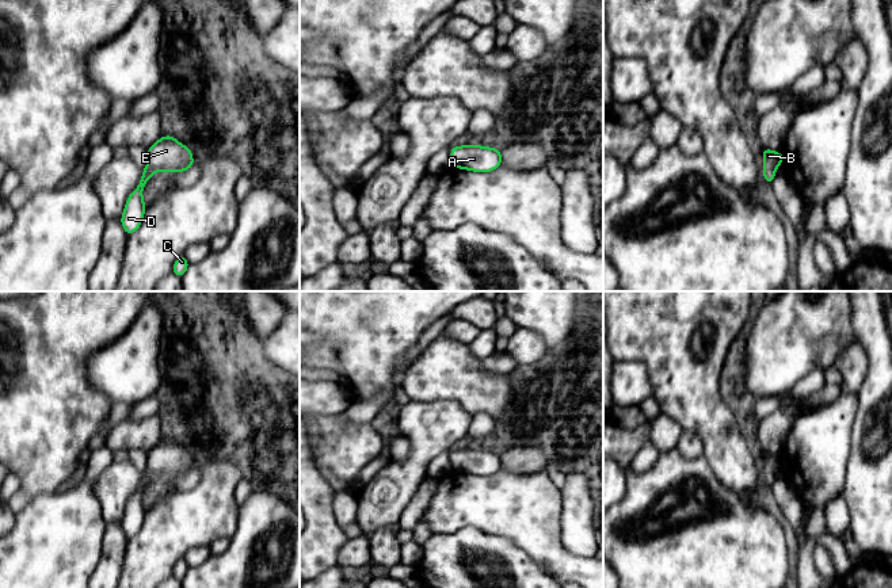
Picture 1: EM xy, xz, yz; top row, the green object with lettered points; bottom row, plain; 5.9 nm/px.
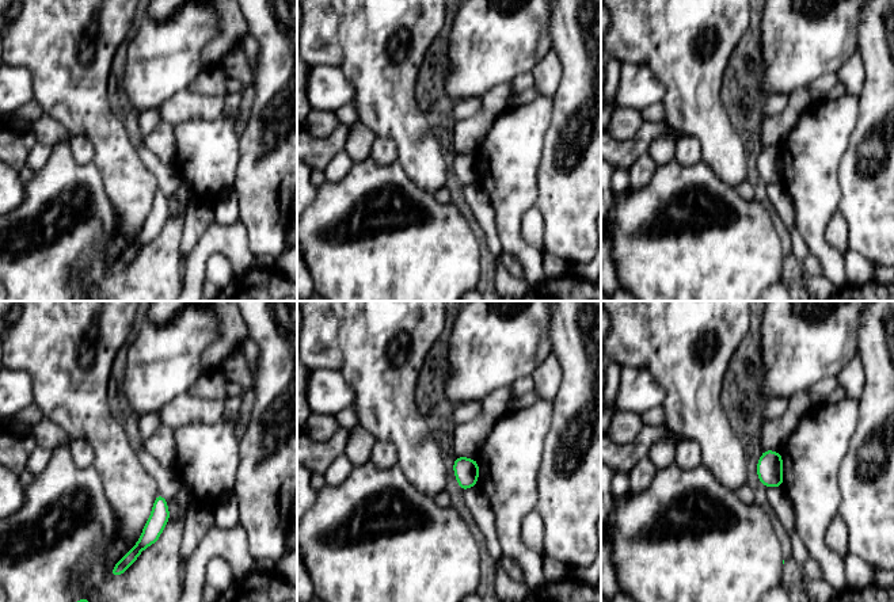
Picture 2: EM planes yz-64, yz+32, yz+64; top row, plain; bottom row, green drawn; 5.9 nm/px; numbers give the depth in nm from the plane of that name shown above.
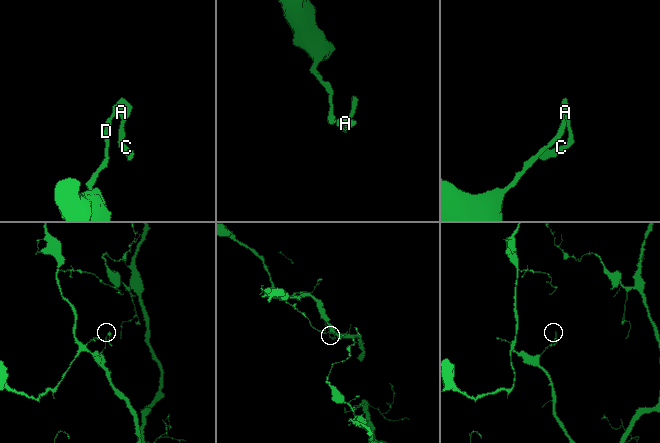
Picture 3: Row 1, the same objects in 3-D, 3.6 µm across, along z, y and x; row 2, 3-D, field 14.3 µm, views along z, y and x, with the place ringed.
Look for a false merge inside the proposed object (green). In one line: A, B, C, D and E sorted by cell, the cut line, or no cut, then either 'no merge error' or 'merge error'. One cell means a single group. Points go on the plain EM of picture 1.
groups A B C D E; cut none; no merge error

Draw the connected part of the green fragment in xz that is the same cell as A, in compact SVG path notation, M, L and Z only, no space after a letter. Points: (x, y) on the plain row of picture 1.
M462 448L450 451L454 471L473 476L491 476L502 469L502 457L495 451Z

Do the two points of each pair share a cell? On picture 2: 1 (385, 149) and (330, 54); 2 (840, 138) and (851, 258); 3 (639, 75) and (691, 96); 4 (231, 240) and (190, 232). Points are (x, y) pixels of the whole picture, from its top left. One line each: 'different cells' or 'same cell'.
1: different cells
2: different cells
3: different cells
4: different cells

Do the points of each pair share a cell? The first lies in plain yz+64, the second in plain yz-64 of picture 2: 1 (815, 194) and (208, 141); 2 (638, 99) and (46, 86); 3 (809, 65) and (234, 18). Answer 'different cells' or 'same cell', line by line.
1: same cell
2: different cells
3: different cells

